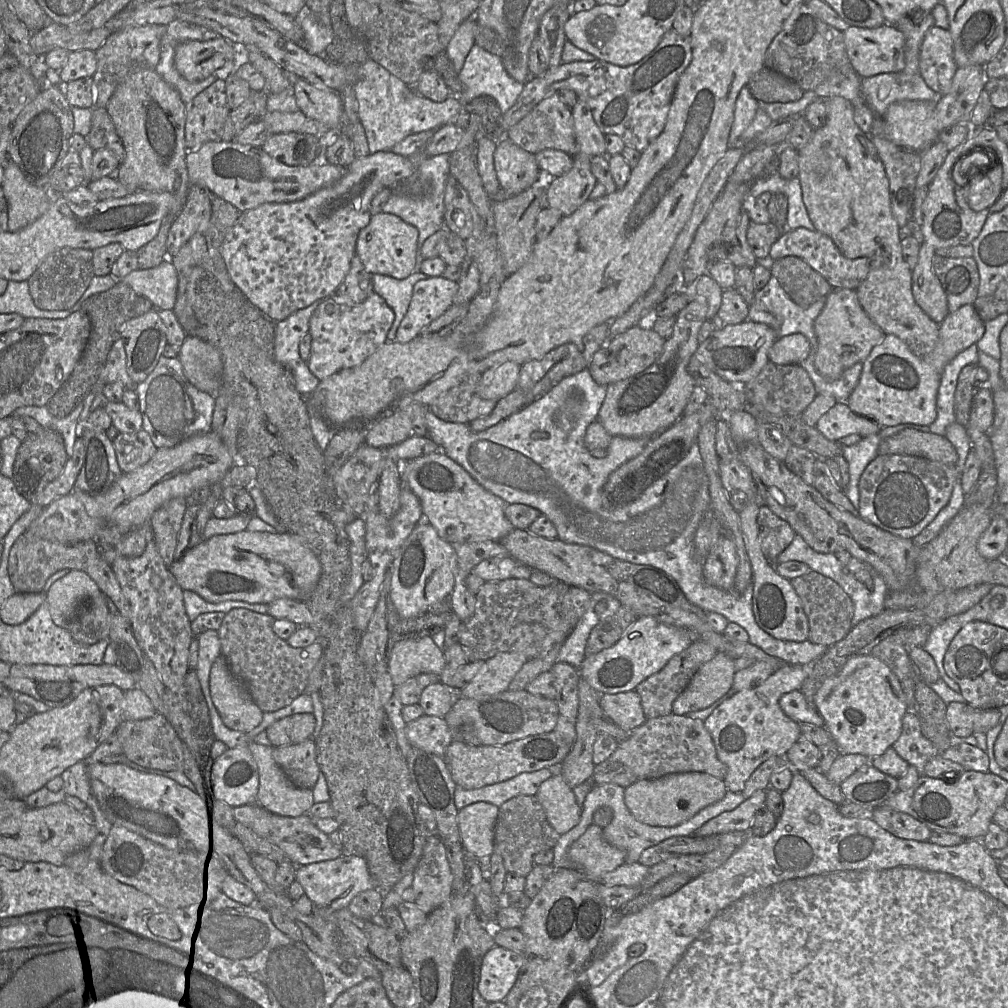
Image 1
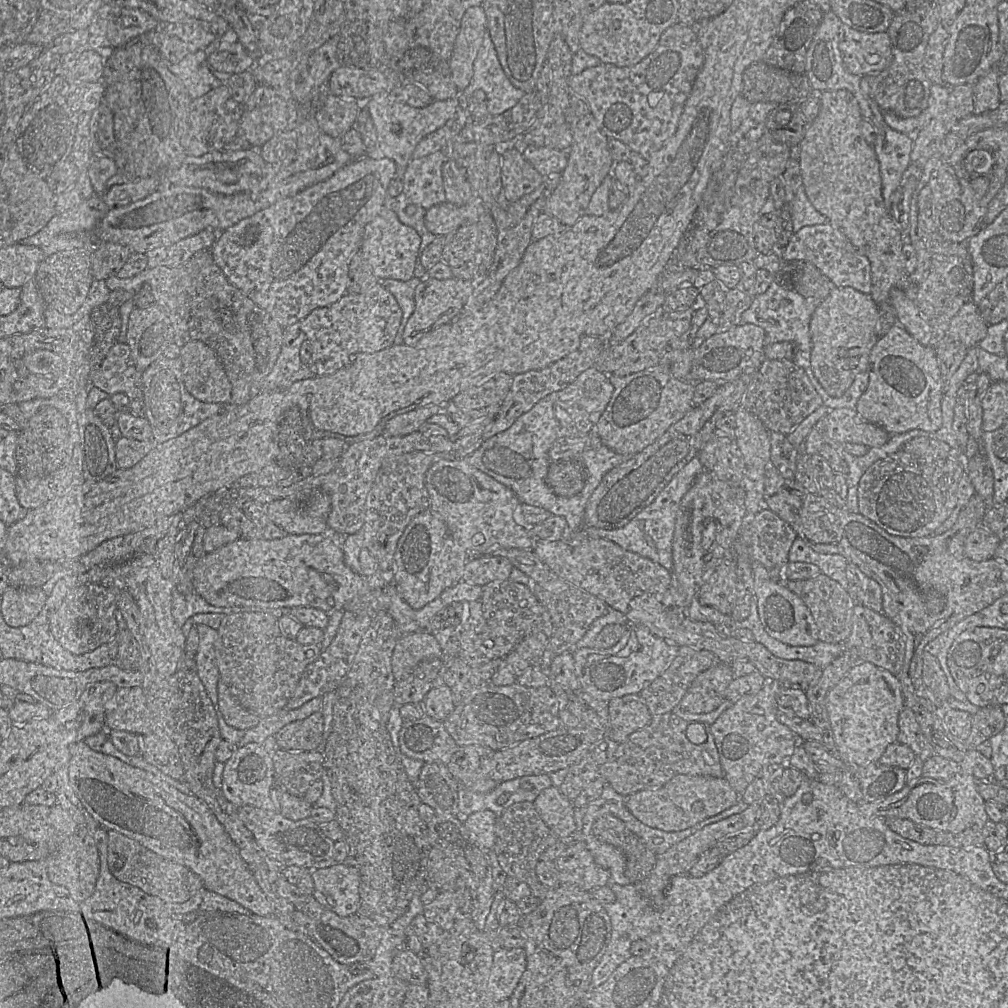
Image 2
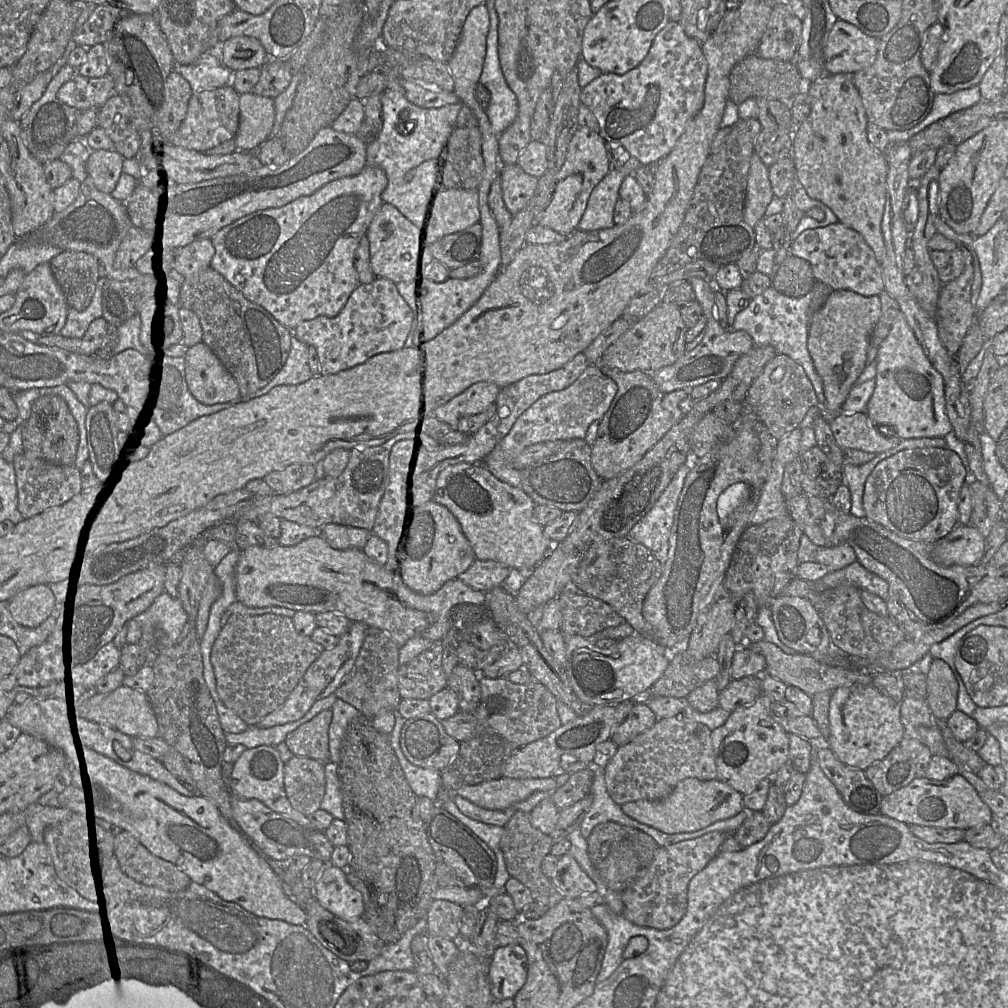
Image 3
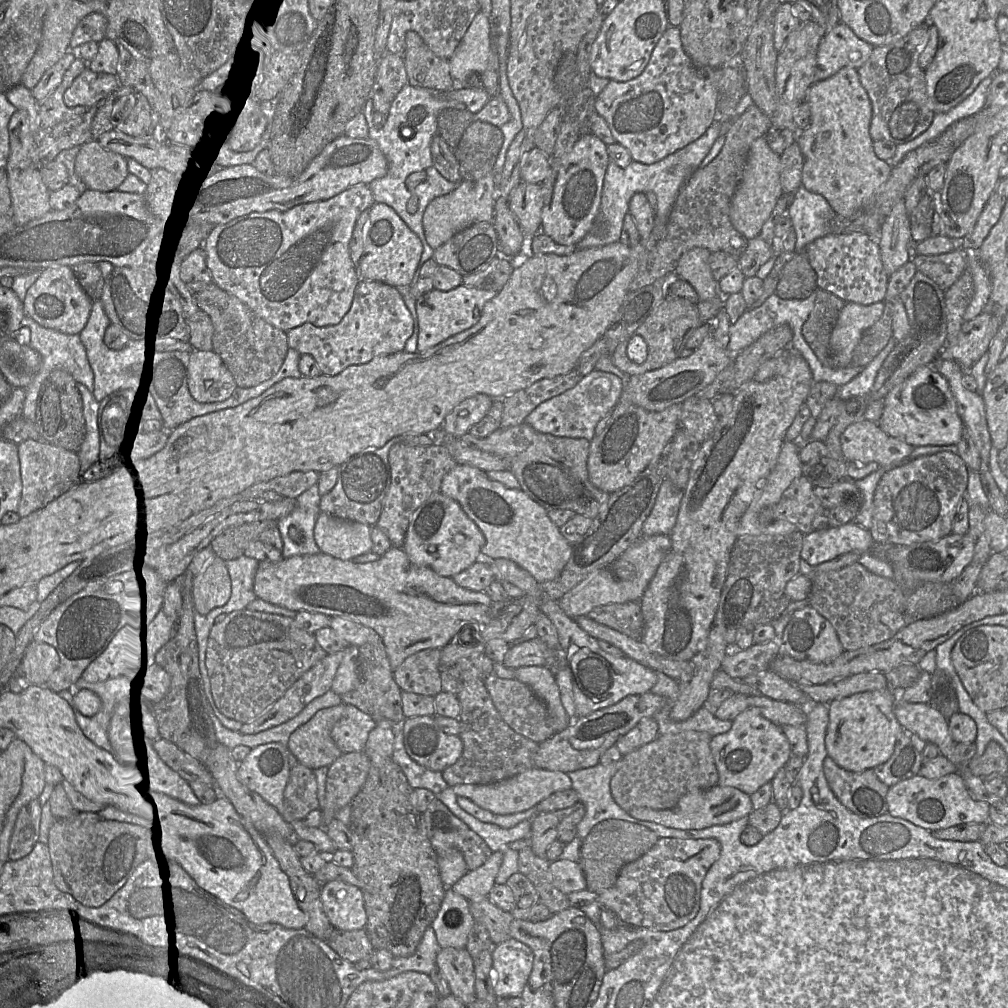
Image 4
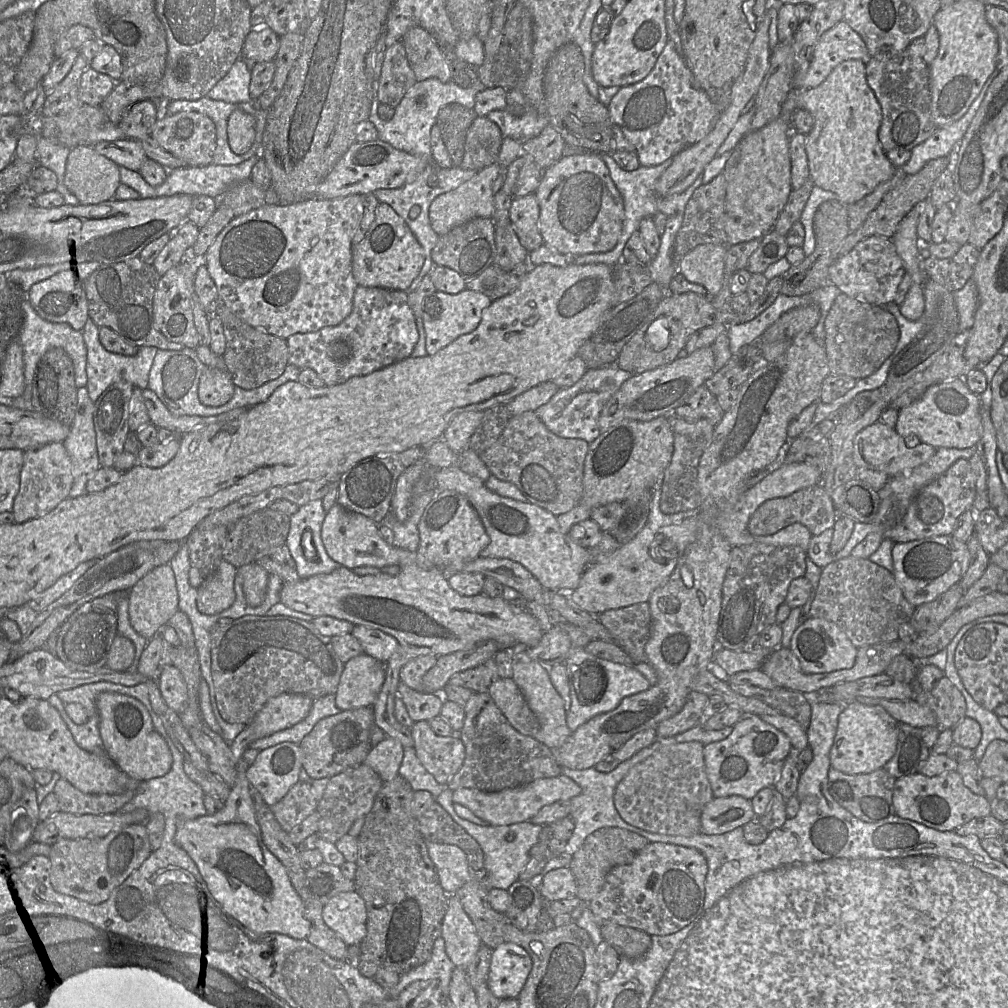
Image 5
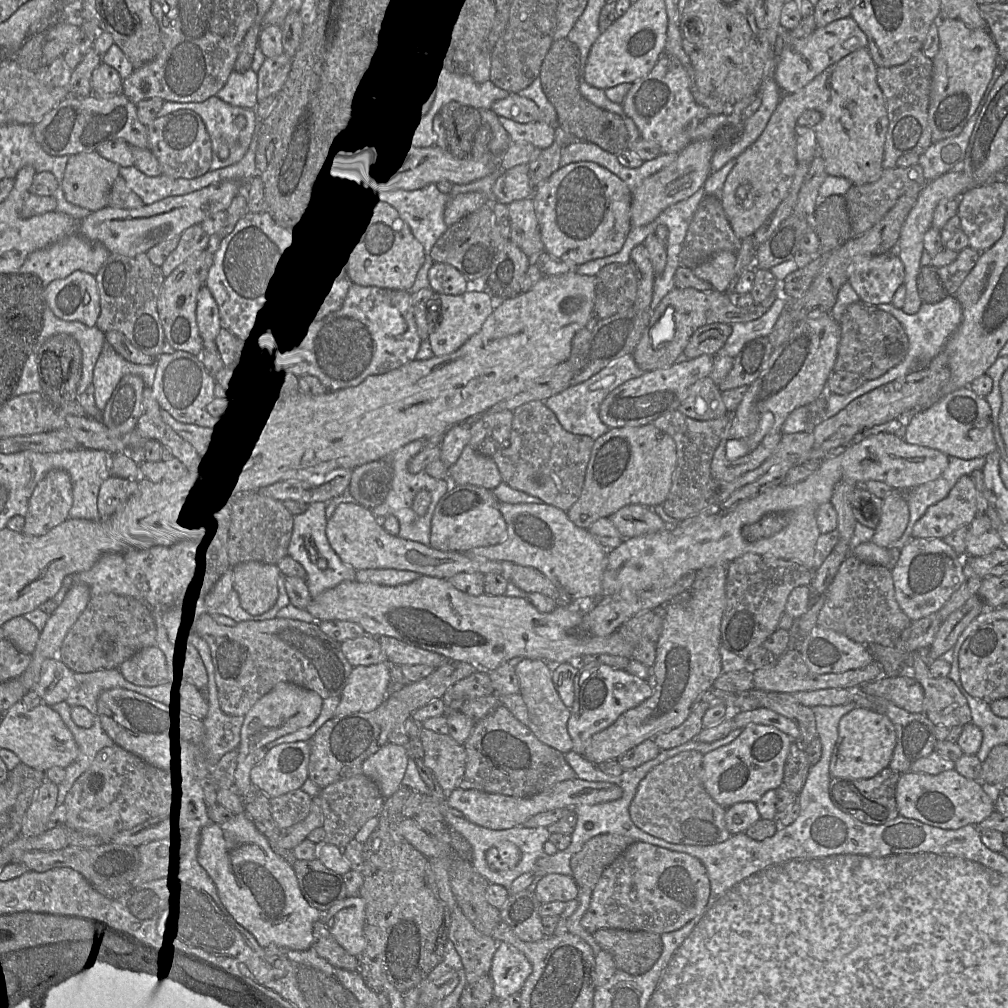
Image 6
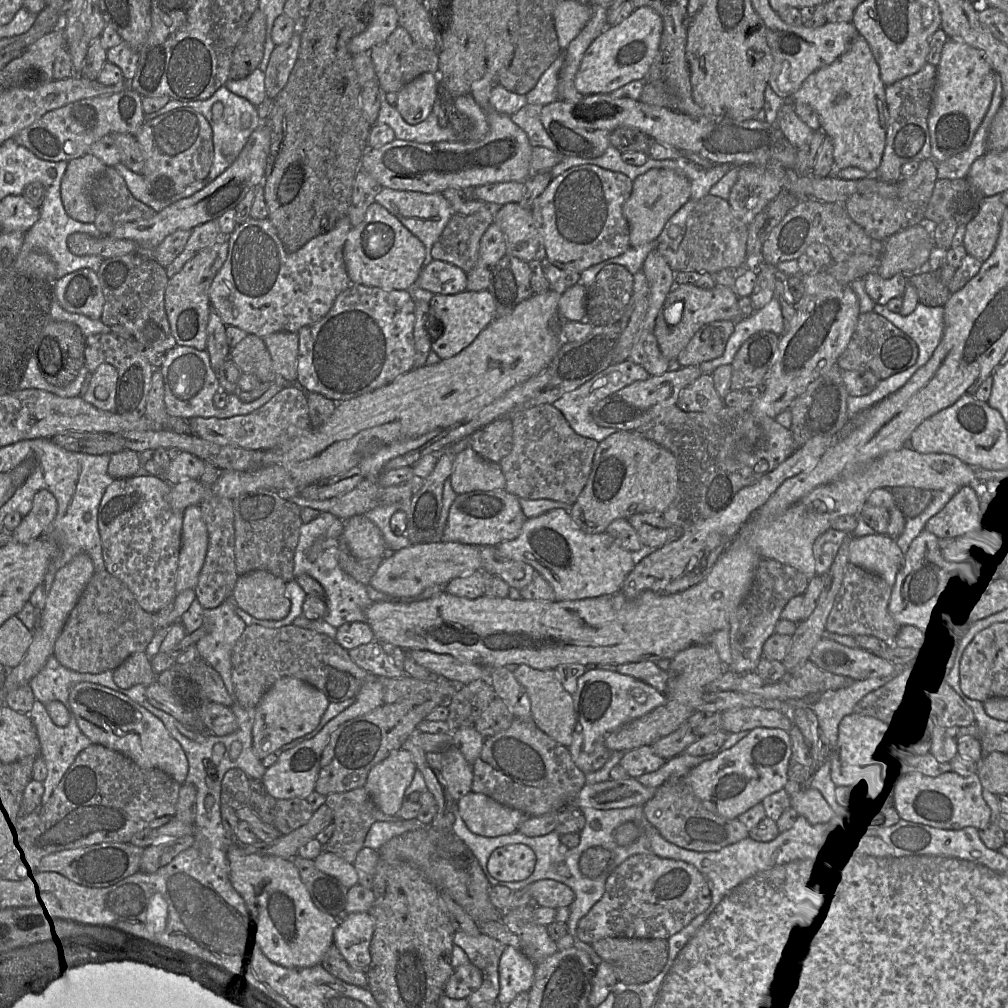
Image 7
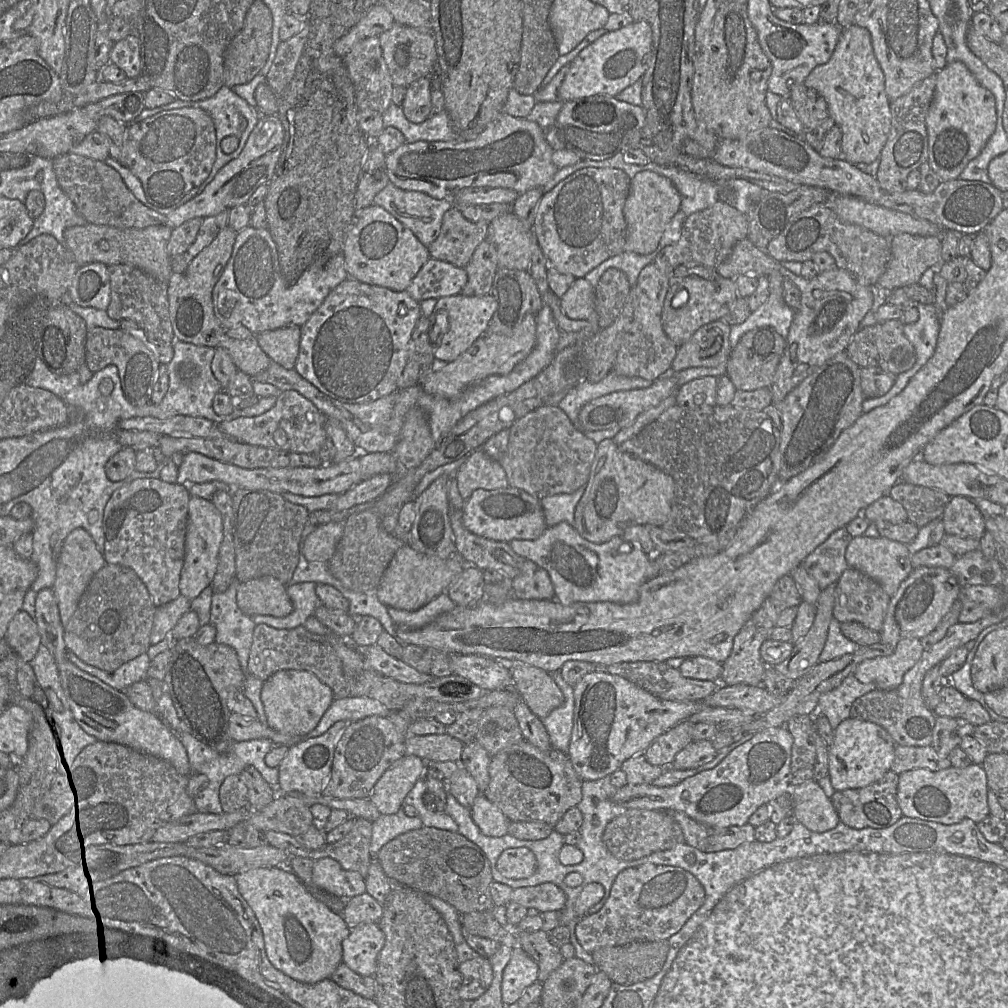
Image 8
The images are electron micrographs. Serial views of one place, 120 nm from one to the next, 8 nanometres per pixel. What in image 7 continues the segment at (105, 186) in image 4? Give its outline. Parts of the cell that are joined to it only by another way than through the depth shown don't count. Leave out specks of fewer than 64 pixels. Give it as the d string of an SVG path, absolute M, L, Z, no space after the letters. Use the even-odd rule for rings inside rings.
M92 154L67 162L60 193L64 209L71 218L83 223L95 221L96 209L90 197L90 188L106 167Z

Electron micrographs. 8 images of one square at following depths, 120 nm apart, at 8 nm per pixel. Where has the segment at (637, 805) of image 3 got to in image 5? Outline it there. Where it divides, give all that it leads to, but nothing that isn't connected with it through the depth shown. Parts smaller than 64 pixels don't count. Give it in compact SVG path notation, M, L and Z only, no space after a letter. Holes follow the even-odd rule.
M742 796L713 798L701 814L701 833L719 835L756 819L751 800Z

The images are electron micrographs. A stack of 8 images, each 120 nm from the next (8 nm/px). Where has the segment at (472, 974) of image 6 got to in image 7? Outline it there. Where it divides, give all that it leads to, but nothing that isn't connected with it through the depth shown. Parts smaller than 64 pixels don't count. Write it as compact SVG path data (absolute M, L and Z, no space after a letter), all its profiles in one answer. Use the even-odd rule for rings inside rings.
M456 931L454 944L463 949L469 962L482 973L483 982L479 989L467 997L469 1007L480 1003L495 1003L499 995L498 966L506 945L486 934L471 936Z

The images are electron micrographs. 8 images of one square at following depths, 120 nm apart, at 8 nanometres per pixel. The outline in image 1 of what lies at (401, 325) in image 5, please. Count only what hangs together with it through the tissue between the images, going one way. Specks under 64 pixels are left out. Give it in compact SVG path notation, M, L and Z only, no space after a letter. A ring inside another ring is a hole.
M373 291L362 303L342 300L335 295L325 298L309 321L311 335L310 357L307 366L320 381L346 368L360 365L378 347L387 342L395 314L385 300Z

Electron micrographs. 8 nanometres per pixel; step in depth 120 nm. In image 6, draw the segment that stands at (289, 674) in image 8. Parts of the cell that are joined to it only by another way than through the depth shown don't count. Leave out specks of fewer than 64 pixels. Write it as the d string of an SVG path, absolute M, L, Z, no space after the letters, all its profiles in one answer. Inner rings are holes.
M289 682L277 684L244 716L235 771L235 791L244 798L251 788L250 773L256 753L268 743L311 725L320 715L324 699L314 691Z

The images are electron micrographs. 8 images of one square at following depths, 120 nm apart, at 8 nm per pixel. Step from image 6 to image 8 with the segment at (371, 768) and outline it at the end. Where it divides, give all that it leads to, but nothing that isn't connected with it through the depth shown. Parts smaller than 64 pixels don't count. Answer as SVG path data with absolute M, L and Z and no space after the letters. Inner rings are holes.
M404 755L387 769L375 784L370 801L381 814L395 814L404 805L406 795L427 771L427 763L417 756Z

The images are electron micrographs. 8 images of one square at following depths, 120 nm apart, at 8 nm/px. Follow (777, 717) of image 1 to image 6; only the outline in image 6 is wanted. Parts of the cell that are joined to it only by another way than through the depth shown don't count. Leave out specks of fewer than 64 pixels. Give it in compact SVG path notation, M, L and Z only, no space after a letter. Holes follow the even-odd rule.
M748 724L731 743L703 755L702 782L711 798L728 808L736 803L756 803L767 791L783 783L784 766L792 739L773 726Z

